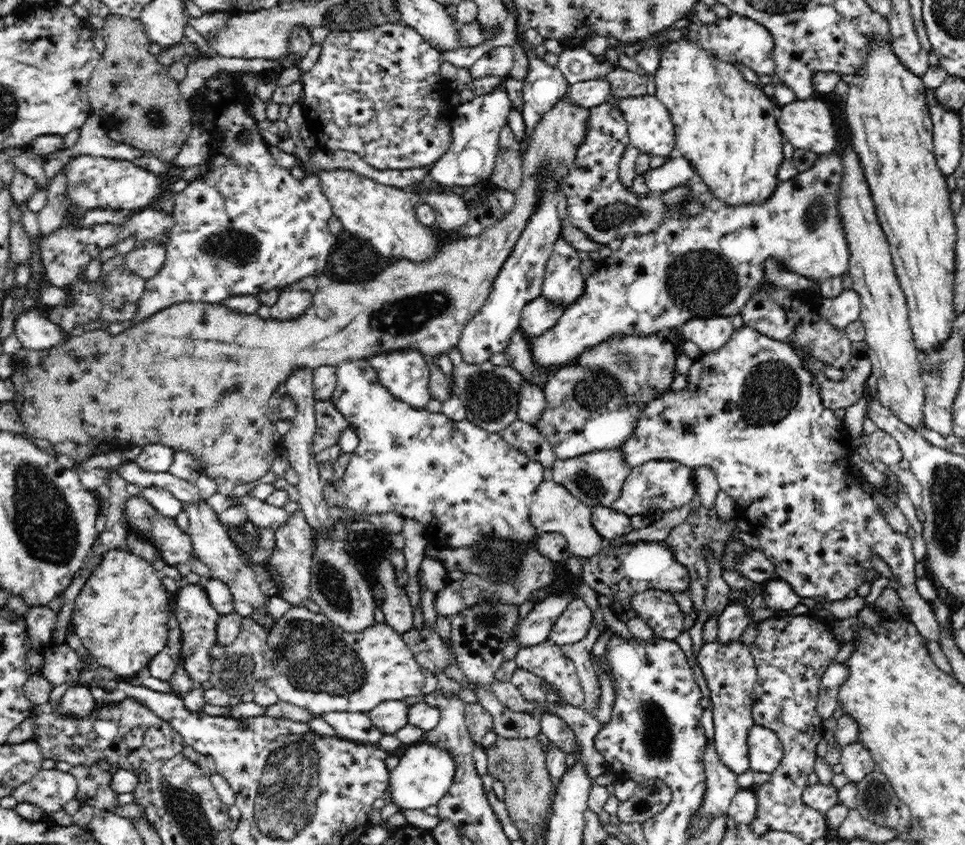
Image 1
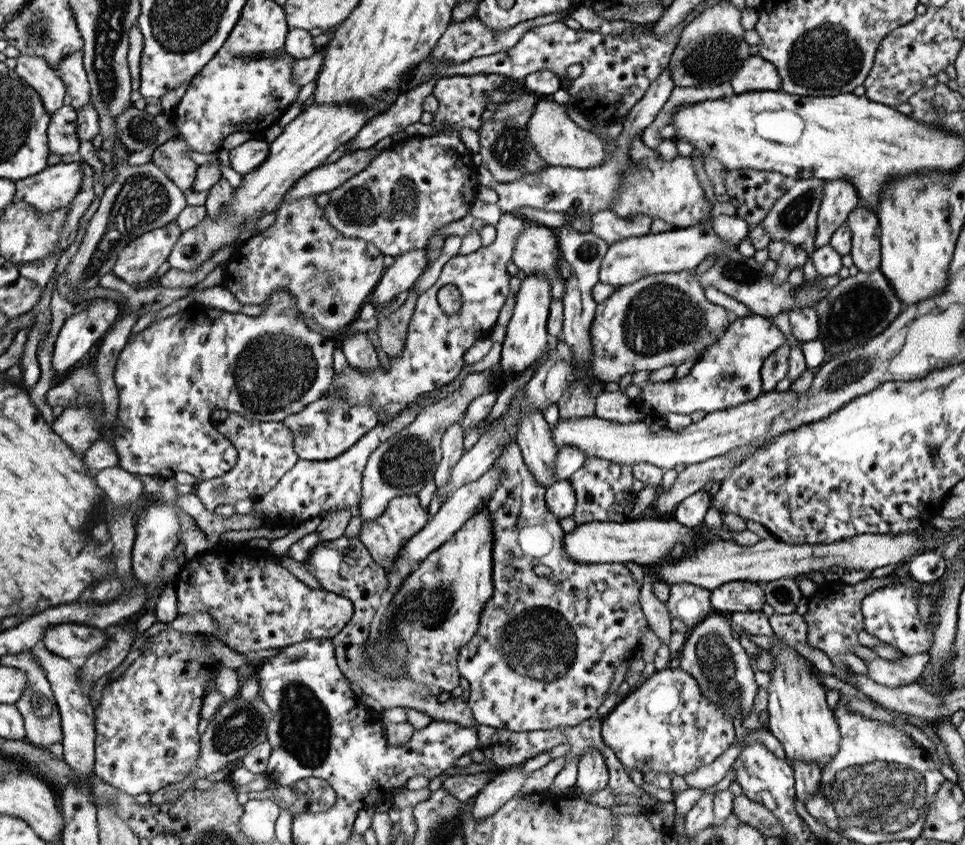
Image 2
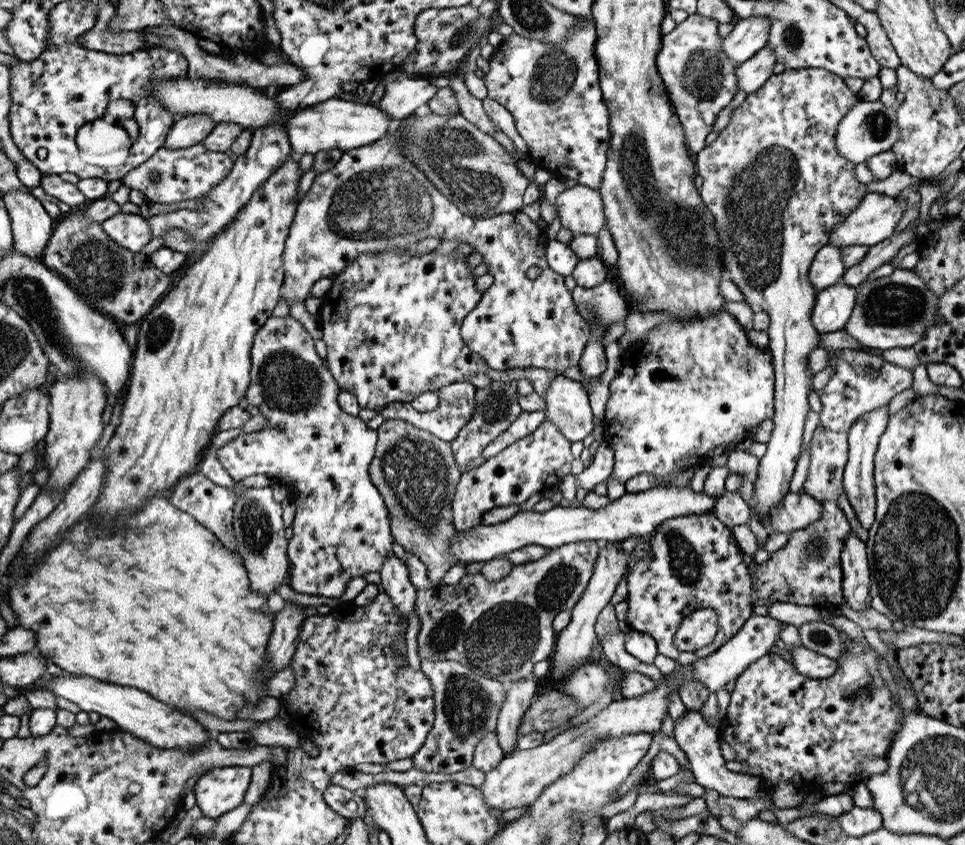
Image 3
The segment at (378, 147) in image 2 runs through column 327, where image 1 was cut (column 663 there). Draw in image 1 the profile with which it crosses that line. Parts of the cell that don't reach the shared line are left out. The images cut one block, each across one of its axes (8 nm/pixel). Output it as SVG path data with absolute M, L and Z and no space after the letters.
M677 154L665 160L662 166L648 169L643 178L651 192L663 193L696 179L696 174L690 161Z

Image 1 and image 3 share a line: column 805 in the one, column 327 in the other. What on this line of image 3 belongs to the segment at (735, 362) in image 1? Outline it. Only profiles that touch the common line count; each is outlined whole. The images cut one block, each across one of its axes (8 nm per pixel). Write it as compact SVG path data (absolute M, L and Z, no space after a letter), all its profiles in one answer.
M290 315L284 318L274 316L262 326L253 341L252 378L249 390L246 393L246 400L250 406L258 406L259 412L270 422L270 425L255 433L242 433L236 436L236 438L218 449L216 454L222 466L236 482L241 482L246 476L266 474L266 476L274 479L275 484L283 485L289 490L290 493L288 493L287 498L296 505L297 510L292 525L294 536L289 540L288 558L291 562L291 572L287 583L294 591L300 594L339 599L344 594L346 586L352 578L356 576L364 577L367 573L379 572L382 569L384 560L393 553L392 543L394 538L391 534L391 519L388 508L386 508L381 492L377 490L377 486L373 483L373 479L370 478L369 474L370 463L376 456L378 433L376 430L372 431L360 417L352 416L342 410L340 403L338 403L338 394L340 394L342 388L338 385L338 381L332 377L330 369L326 367L326 360L324 361L316 351L314 341L308 331L304 329L304 326Z

